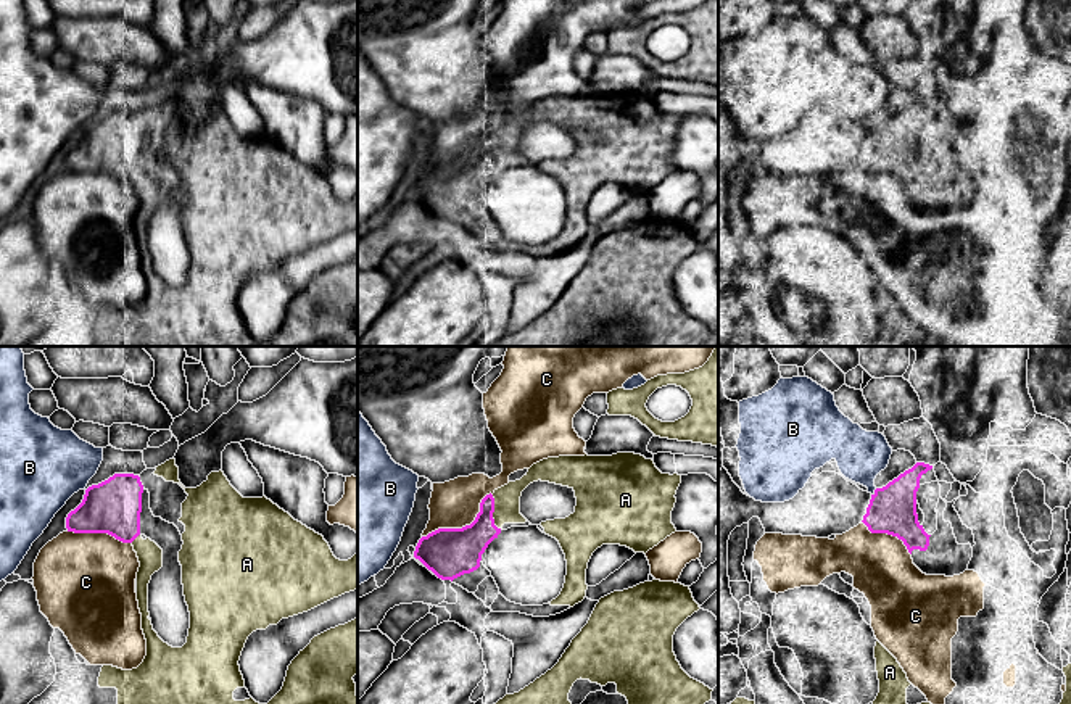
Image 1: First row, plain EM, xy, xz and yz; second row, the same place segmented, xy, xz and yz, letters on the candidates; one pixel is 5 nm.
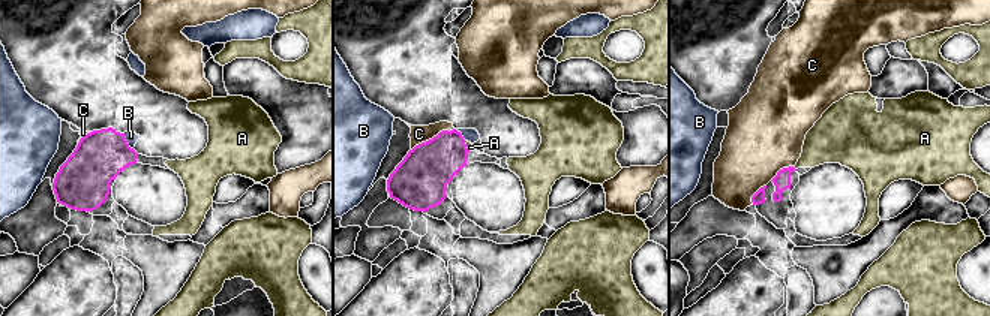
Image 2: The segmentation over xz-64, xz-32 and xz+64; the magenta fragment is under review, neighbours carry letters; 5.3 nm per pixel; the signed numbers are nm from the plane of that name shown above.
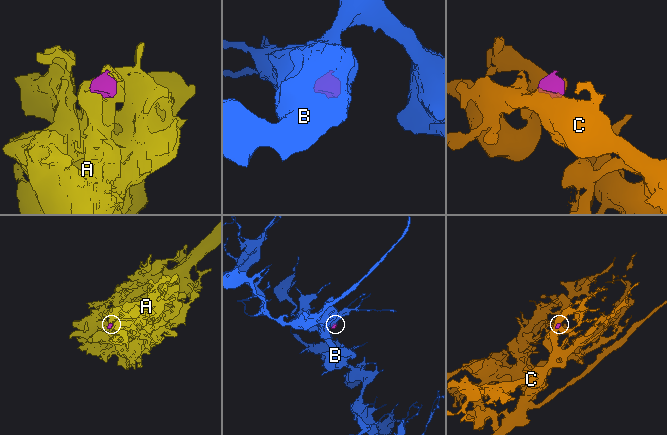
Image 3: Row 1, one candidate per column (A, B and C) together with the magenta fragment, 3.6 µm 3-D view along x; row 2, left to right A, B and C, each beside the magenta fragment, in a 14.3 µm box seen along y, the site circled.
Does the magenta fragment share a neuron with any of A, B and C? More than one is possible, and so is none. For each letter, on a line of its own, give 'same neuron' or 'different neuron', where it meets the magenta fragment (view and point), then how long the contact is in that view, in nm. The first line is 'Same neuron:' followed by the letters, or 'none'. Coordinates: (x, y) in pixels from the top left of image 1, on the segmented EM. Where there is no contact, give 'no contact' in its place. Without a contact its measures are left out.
Same neuron: A
A: same neuron | xz (493, 511) | 180 nm
B: different neuron | yz (875, 492) | 50 nm
C: different neuron | xz (463, 527) | 420 nm

